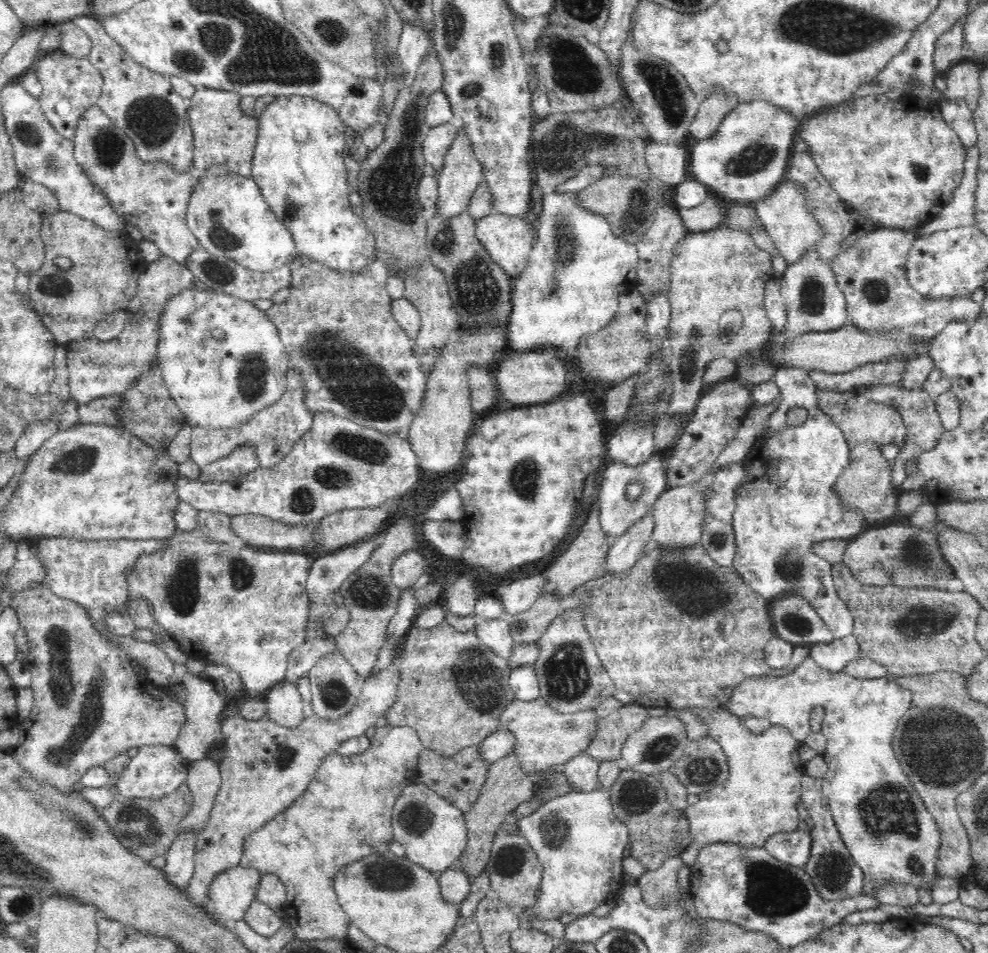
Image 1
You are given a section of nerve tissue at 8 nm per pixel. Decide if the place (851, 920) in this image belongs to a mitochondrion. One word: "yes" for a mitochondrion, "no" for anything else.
no

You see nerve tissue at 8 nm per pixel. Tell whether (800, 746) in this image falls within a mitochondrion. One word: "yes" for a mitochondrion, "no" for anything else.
no

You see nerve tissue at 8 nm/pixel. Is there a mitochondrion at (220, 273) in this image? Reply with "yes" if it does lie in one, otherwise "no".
yes

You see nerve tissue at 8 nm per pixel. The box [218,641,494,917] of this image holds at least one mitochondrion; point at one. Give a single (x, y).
(384, 874)

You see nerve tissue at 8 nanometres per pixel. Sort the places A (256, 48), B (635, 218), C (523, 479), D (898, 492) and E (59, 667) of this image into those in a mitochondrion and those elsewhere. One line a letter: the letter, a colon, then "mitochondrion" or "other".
A: mitochondrion
B: mitochondrion
C: mitochondrion
D: other
E: mitochondrion

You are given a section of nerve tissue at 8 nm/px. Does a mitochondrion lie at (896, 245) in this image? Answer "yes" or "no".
no

